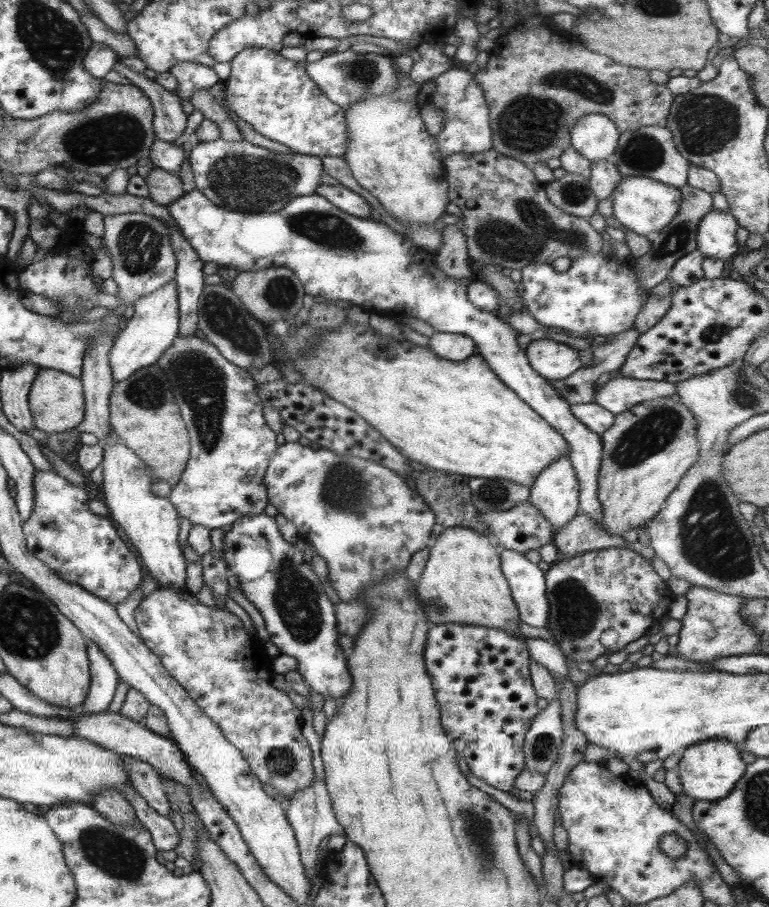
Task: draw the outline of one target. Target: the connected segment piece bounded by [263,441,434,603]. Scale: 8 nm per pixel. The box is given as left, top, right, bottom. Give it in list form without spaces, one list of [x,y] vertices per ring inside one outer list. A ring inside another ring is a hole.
[[[297,441],[284,442],[277,446],[275,454],[270,456],[265,475],[263,476],[263,484],[266,488],[268,503],[275,507],[278,514],[282,514],[287,520],[291,520],[297,528],[299,537],[311,544],[316,554],[325,560],[330,586],[335,589],[341,602],[349,603],[357,600],[356,596],[363,587],[370,587],[373,583],[379,582],[384,576],[390,575],[391,573],[398,573],[401,569],[405,569],[410,556],[414,552],[424,550],[429,546],[429,533],[431,526],[434,524],[434,512],[423,502],[423,499],[415,490],[407,487],[404,478],[395,475],[393,471],[388,470],[382,465],[375,464],[369,460],[349,454],[338,455],[327,449],[312,449],[308,446],[299,445]]]

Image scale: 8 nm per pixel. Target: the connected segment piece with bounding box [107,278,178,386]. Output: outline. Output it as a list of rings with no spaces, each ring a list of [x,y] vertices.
[[[174,278],[169,279],[167,283],[157,287],[147,296],[138,298],[133,306],[132,317],[123,322],[120,331],[116,334],[115,343],[111,345],[111,351],[107,354],[112,386],[117,381],[131,376],[135,370],[152,366],[178,336],[178,300]]]

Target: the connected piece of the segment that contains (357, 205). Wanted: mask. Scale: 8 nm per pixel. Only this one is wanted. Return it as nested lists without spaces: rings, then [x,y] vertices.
[[[318,183],[314,193],[328,200],[335,208],[359,218],[371,219],[370,206],[357,193],[347,189],[343,185],[329,186]]]

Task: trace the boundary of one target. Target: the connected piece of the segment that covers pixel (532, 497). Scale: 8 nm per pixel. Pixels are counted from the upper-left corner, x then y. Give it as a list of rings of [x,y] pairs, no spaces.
[[[568,457],[547,464],[530,486],[528,501],[552,524],[554,532],[577,514],[578,480]]]

